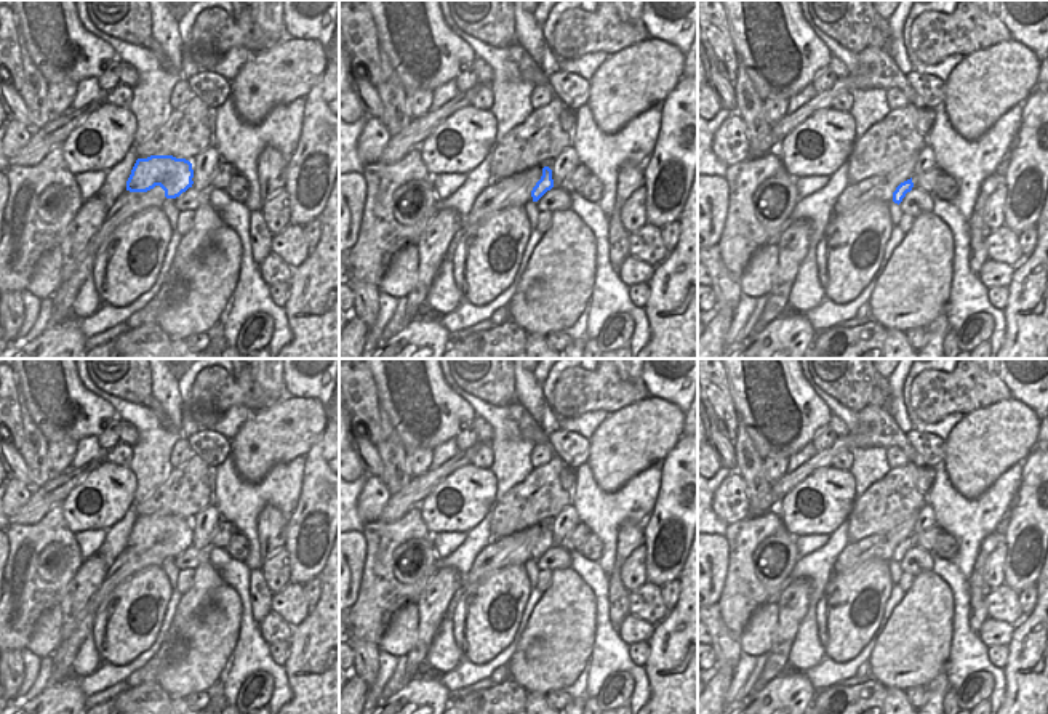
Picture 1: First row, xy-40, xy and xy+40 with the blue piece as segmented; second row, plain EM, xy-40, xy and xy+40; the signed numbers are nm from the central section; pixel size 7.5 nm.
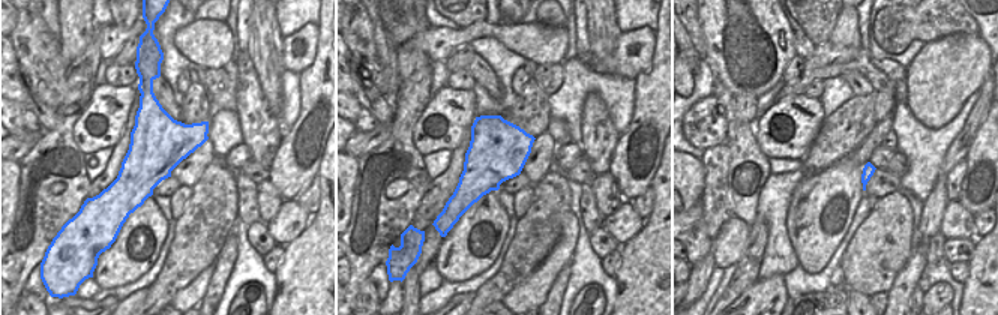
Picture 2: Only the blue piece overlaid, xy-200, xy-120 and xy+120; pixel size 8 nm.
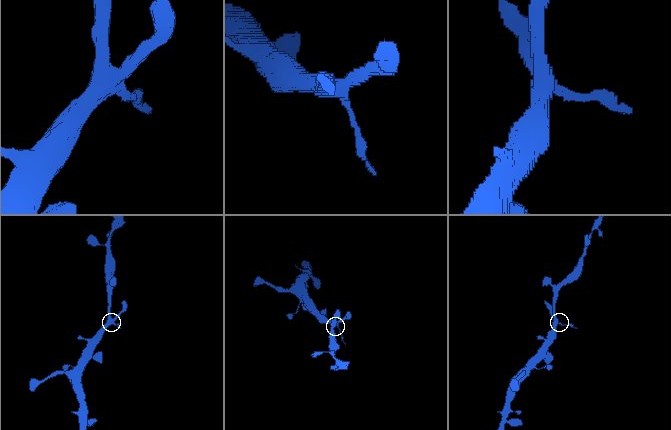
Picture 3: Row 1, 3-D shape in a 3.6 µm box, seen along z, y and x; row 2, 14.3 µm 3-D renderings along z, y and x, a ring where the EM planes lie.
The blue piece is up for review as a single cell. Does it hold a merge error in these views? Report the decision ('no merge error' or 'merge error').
merge error

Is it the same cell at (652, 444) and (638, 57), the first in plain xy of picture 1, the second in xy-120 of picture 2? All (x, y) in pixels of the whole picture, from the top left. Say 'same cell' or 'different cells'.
same cell

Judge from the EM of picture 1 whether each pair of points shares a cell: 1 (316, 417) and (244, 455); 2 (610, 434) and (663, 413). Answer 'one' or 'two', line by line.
1: one
2: one

